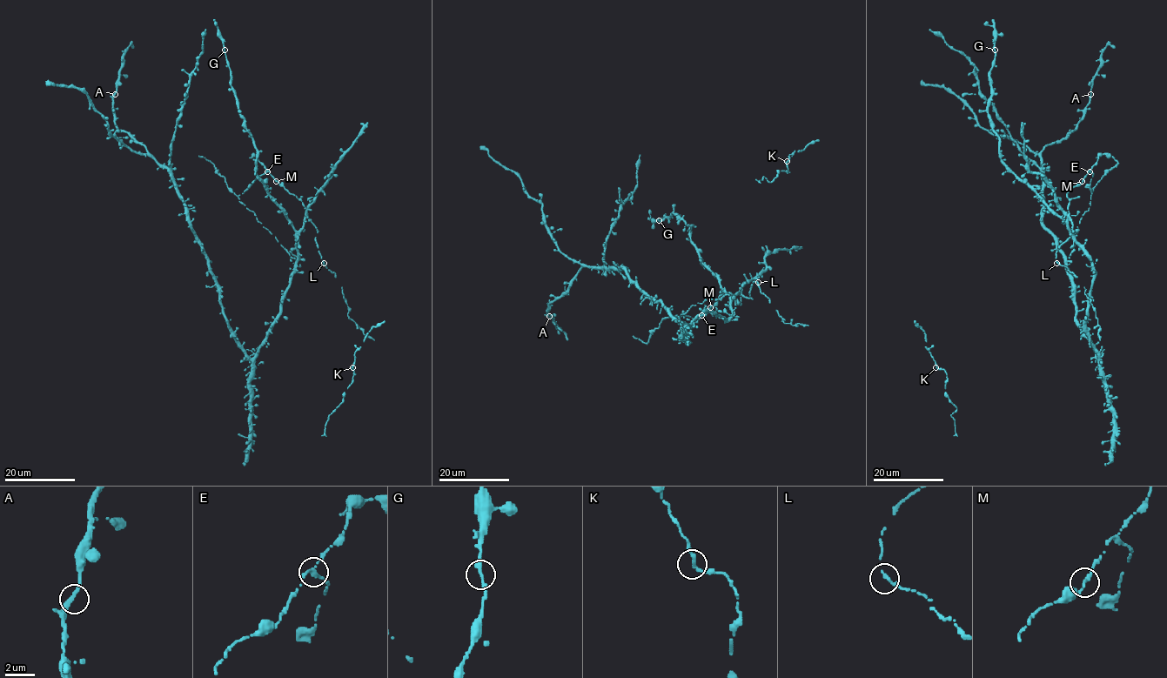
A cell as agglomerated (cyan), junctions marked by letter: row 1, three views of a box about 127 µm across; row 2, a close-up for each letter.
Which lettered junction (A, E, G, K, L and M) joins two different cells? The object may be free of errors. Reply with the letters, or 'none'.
E

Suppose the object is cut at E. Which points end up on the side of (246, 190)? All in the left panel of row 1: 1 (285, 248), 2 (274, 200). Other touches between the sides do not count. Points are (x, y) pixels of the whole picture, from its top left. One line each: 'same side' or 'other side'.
1: same side
2: other side

